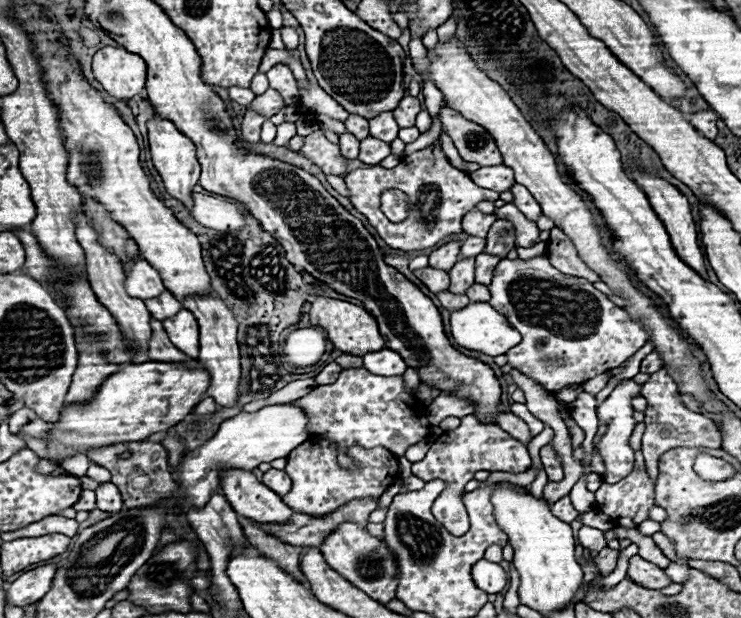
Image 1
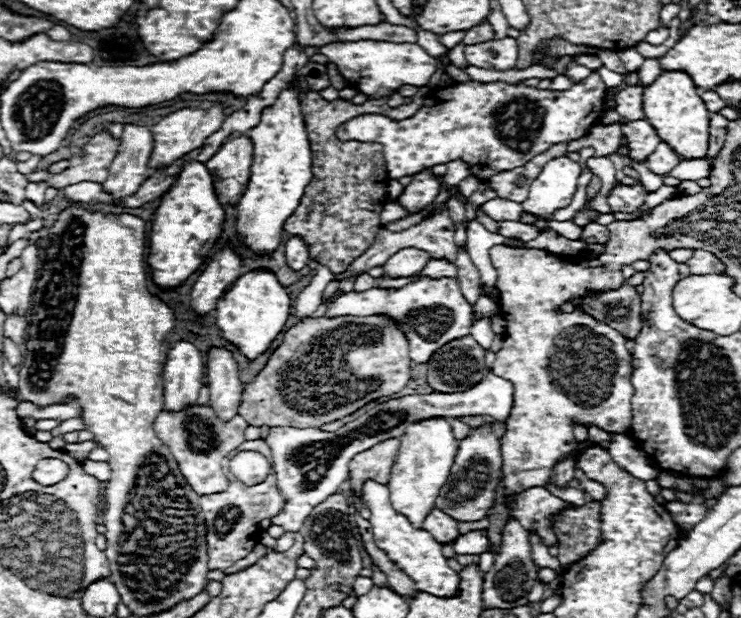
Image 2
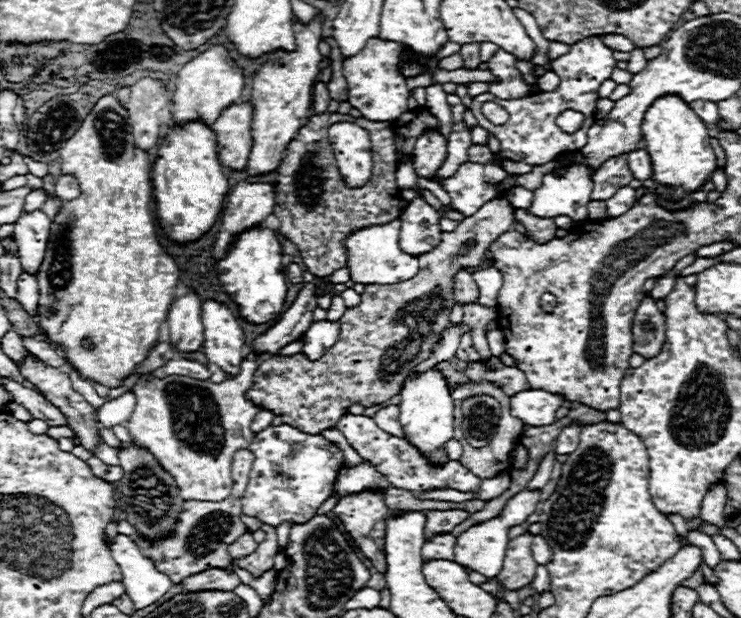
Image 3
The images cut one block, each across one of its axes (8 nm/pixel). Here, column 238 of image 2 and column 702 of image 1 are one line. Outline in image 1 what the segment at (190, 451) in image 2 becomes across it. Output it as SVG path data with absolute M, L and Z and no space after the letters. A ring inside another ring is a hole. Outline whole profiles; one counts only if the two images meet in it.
M666 368L650 374L650 380L646 384L642 384L640 394L648 402L648 408L644 412L646 414L646 418L644 418L646 432L642 436L642 454L646 458L646 468L652 474L652 478L658 478L658 460L670 448L676 448L676 446L716 448L716 446L720 446L722 436L716 430L714 422L702 414L696 414L696 412L690 412L688 408L684 408L684 404L678 398L678 386Z

